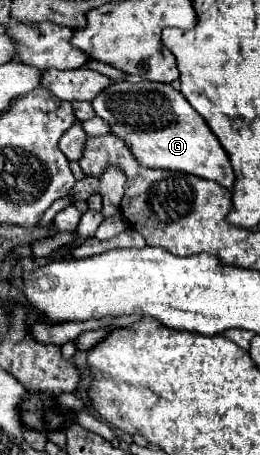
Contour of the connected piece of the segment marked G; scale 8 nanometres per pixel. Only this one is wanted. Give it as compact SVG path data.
M118 81L96 95L92 107L96 115L110 125L112 133L126 143L142 167L182 171L232 189L234 173L226 151L206 121L172 85L154 81Z

